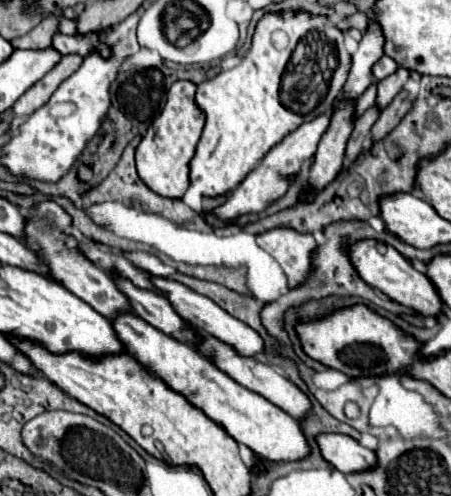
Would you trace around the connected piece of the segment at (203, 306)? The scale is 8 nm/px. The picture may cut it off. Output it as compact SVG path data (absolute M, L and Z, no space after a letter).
M153 278L153 284L157 284L157 288L161 288L161 292L167 294L169 302L173 304L173 308L177 308L177 314L185 320L189 320L193 326L201 328L201 332L205 332L207 336L215 336L217 340L221 340L223 344L229 344L235 348L235 352L239 356L245 356L245 358L255 358L257 354L261 354L265 350L265 342L263 338L251 328L247 326L245 322L233 318L231 314L227 314L221 306L217 306L211 298L171 280L171 278Z

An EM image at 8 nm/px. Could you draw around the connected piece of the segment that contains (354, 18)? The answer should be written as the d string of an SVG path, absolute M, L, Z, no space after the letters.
M355 12L355 14L351 14L349 18L345 18L345 20L341 20L339 24L337 24L337 28L345 34L349 28L357 28L357 30L365 30L367 28L367 16L365 14L361 14L361 12Z

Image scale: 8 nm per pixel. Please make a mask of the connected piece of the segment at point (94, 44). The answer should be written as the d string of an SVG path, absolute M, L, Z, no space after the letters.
M55 34L51 46L59 52L59 54L81 54L87 56L93 48L101 48L103 56L109 56L109 48L105 48L105 44L101 44L99 36L65 36L65 34Z

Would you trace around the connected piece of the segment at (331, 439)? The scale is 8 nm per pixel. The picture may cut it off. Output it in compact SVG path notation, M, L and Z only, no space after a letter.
M321 434L317 436L317 444L325 460L339 472L357 474L377 466L377 454L345 434Z

